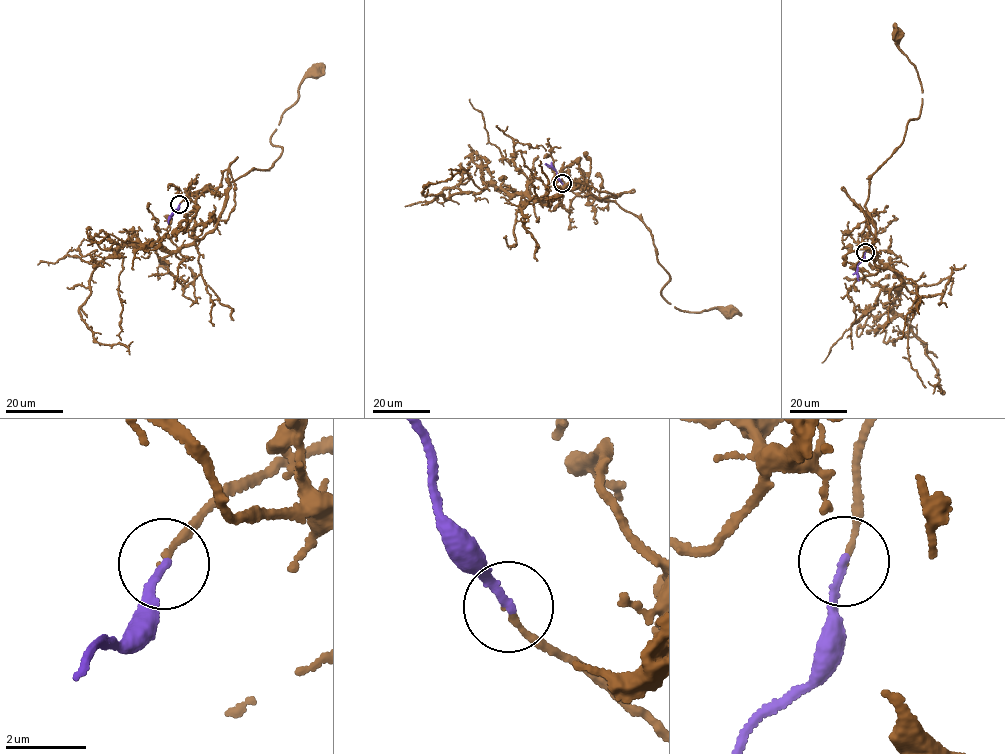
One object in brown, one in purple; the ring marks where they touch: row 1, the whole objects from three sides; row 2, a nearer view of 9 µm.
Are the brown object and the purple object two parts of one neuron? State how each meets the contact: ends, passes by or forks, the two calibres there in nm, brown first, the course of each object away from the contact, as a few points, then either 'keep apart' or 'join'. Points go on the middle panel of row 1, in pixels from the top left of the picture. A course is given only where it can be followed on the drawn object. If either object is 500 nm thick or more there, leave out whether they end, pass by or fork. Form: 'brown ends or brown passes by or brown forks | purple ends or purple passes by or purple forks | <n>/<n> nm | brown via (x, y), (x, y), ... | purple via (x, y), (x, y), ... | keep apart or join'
brown ends | purple ends | 120/180 nm | brown via (562, 183), (596, 199), (619, 194), (602, 199), (645, 225), (670, 277), (661, 293), (667, 302), (728, 312) | purple via (562, 183), (552, 166), (545, 164) | join

